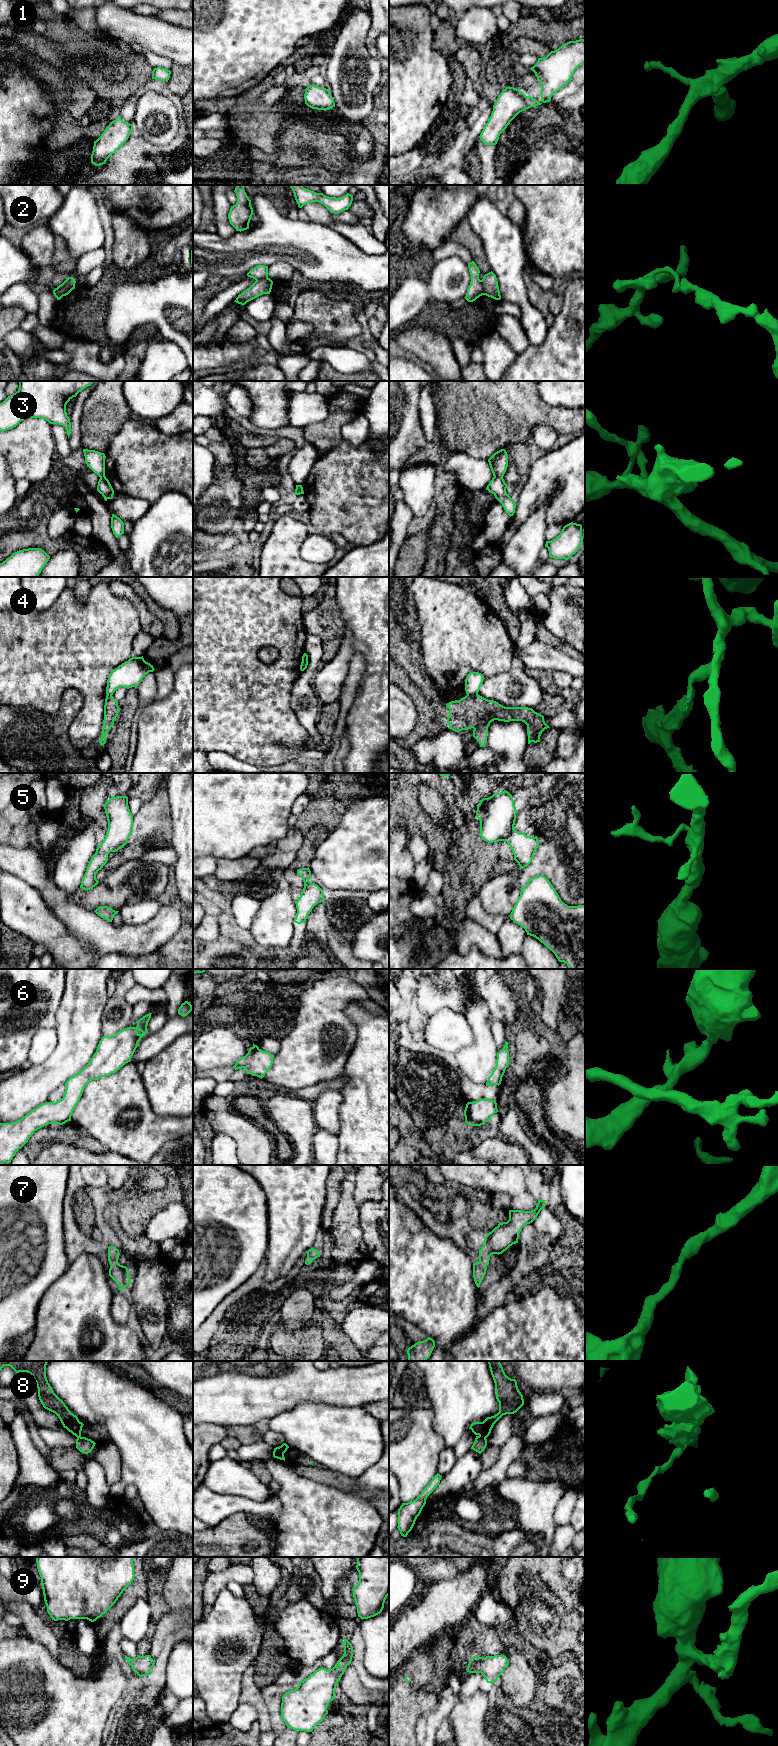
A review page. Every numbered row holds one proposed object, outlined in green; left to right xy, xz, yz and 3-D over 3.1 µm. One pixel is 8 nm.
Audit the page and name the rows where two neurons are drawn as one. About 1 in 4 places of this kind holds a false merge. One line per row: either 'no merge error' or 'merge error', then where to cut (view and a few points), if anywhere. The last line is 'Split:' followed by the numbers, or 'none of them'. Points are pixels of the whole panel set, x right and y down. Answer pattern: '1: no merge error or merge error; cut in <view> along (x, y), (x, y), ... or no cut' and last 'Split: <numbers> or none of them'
1: no merge error; no cut
2: merge error; cut in yz along (481, 280), (484, 294)
3: merge error; cut in yz along (494, 476), (502, 477)
4: merge error; cut in yz along (477, 693), (467, 695)
5: no merge error; no cut
6: no merge error; no cut
7: no merge error; no cut
8: merge error; cut in yz along (479, 1435), (485, 1438)
9: no merge error; no cut
Split: 2, 3, 4, 8

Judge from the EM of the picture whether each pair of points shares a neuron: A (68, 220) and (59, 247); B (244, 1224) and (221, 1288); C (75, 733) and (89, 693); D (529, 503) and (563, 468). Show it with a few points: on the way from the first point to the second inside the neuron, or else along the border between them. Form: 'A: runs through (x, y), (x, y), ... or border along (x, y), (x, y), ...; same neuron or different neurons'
A: border along (55, 234), (62, 239), (67, 251), (75, 259); different neurons
B: runs through (245, 1240), (245, 1256), (238, 1263), (234, 1273); same neuron
C: runs through (85, 723), (89, 719), (89, 703); same neuron
D: runs through (534, 494), (554, 474); same neuron

